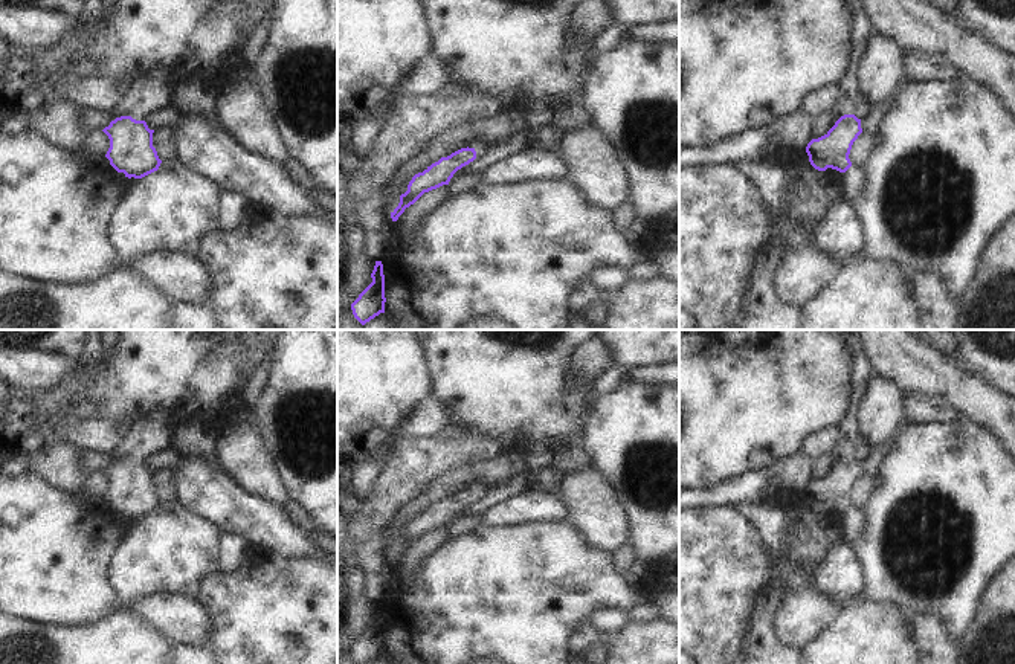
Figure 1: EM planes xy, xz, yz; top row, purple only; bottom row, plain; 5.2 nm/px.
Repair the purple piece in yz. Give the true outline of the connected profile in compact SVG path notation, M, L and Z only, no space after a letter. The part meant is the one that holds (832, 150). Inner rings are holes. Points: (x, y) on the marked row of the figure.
M844 96L835 107L839 114L835 125L824 136L807 143L806 153L815 169L832 168L846 172L852 166L849 154L853 142L862 133L861 119L855 116L856 104L855 99Z

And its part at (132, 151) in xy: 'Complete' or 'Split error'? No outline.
Split error

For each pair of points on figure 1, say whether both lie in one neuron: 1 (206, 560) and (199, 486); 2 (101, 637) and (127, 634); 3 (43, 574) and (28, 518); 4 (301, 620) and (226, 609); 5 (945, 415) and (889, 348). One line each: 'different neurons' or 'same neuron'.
1: different neurons
2: same neuron
3: same neuron
4: same neuron
5: different neurons

